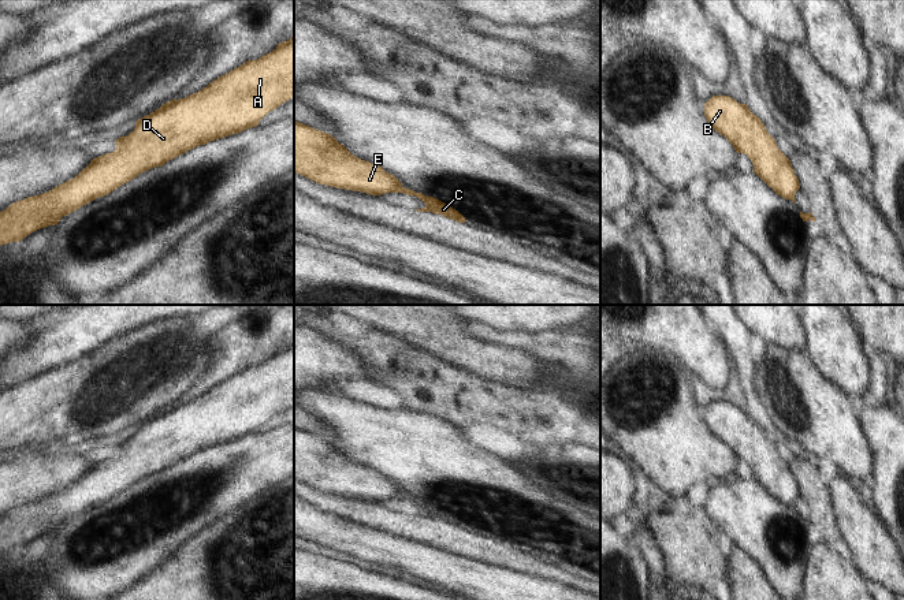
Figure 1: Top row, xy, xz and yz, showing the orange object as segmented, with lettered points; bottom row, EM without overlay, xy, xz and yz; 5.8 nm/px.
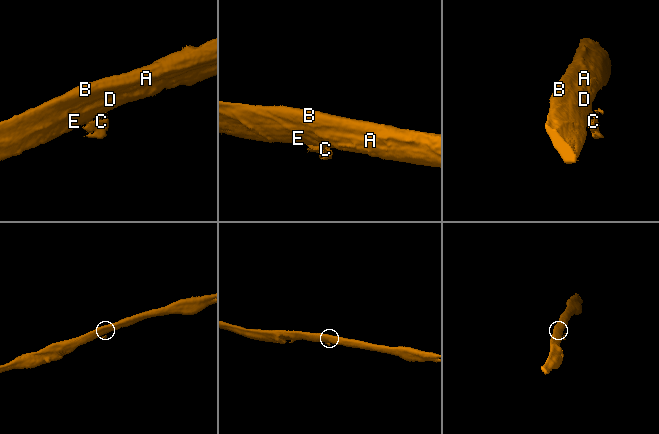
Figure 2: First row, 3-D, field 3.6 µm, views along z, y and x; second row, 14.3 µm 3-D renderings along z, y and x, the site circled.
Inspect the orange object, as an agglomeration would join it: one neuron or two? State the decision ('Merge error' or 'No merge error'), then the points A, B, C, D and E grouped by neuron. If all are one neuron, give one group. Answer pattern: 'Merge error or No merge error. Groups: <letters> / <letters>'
Merge error. Groups: A B D E / C.

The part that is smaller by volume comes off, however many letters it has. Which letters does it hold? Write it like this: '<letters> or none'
C

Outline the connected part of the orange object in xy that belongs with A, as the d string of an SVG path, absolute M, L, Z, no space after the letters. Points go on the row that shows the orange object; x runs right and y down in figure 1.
M294 36L260 59L248 60L219 77L200 92L185 98L172 98L155 112L138 119L129 135L115 141L115 152L93 159L75 178L44 194L11 204L0 212L0 246L19 242L40 228L57 224L63 216L196 146L258 126L268 112L291 97L294 97Z

